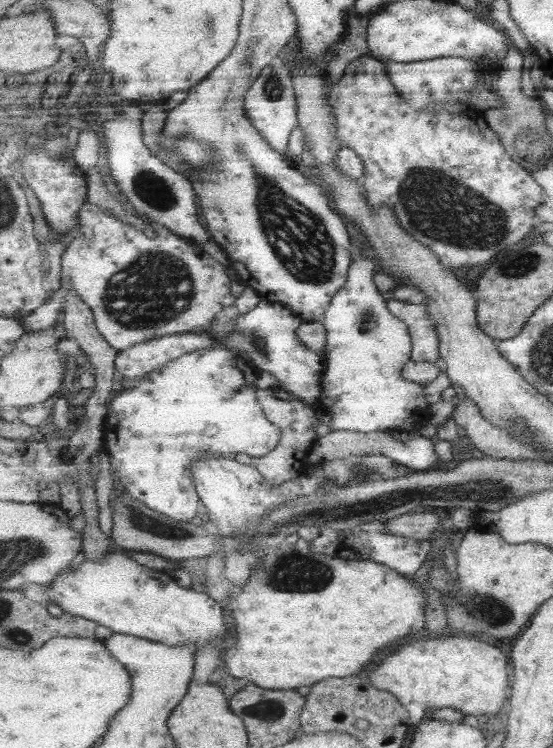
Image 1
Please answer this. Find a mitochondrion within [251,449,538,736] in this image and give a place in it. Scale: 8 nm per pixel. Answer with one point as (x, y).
(294, 572)

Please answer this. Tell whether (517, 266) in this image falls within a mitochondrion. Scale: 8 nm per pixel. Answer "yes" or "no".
yes

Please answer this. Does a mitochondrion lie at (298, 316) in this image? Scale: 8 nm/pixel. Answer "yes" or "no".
no

